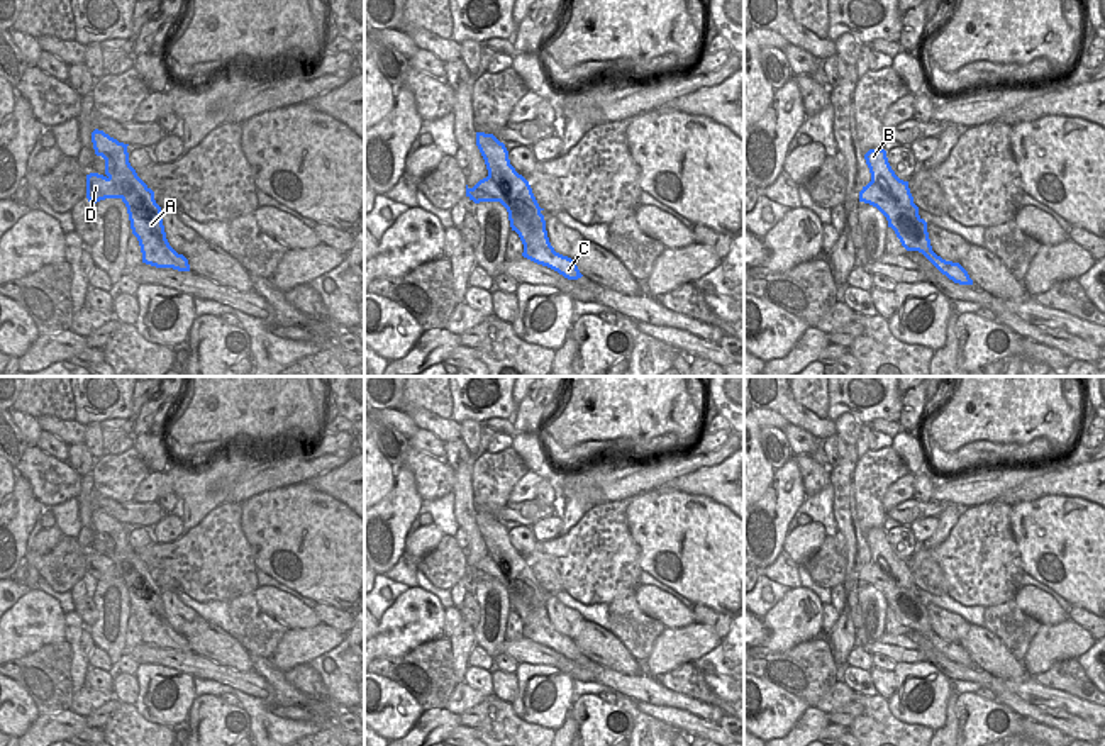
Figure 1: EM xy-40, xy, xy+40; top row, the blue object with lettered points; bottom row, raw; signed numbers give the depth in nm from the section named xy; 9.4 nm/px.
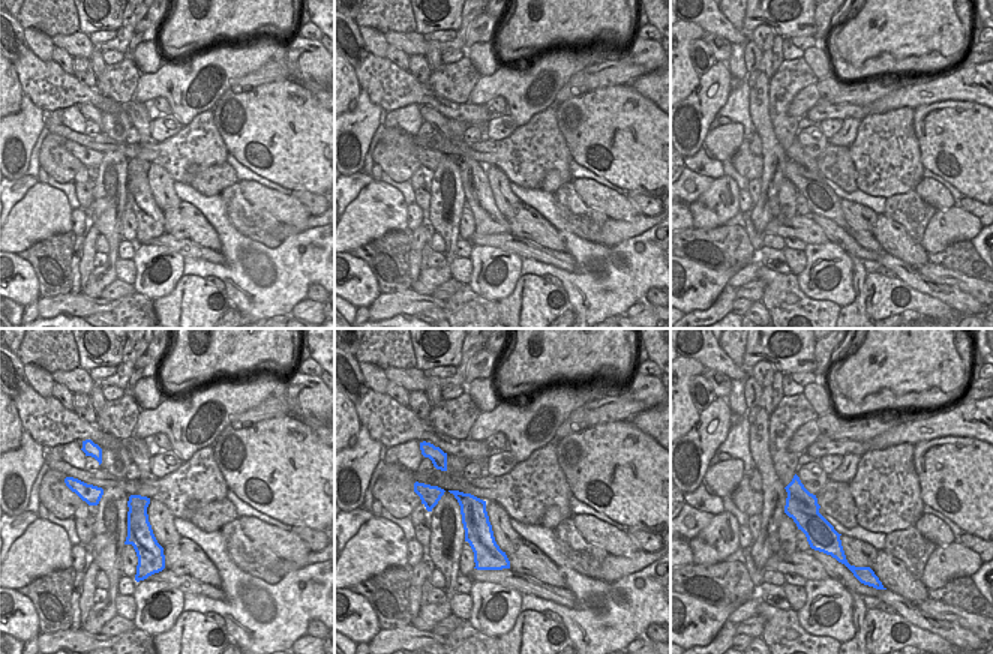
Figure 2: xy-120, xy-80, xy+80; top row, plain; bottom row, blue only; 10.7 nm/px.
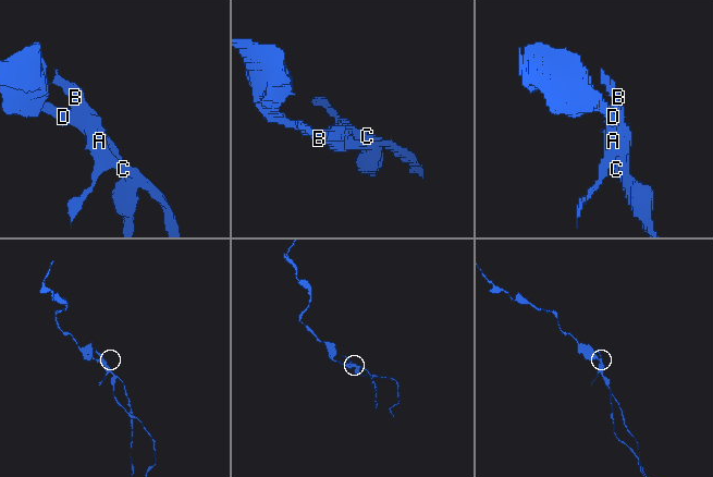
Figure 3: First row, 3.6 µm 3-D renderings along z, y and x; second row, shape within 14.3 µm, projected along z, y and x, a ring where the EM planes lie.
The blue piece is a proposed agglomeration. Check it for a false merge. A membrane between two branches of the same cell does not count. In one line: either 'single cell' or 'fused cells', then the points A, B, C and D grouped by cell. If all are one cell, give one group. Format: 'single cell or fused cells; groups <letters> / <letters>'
fused cells; groups A B C / D

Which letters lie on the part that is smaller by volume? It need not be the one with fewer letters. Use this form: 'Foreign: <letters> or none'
Foreign: A, B, C

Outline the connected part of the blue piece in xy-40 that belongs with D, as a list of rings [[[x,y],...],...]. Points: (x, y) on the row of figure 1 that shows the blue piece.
[[[98,173],[86,175],[86,198],[93,205],[105,198],[120,198],[129,210],[129,203],[124,197],[124,192],[115,185],[112,178],[107,178]]]

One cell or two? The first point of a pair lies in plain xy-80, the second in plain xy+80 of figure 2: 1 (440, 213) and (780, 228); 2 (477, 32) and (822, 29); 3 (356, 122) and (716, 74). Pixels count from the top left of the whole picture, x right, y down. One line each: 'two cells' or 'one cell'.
1: two cells
2: one cell
3: one cell

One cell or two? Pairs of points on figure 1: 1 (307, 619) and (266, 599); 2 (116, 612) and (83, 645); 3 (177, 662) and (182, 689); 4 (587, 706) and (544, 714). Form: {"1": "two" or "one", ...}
{"1": "one", "2": "two", "3": "two", "4": "two"}

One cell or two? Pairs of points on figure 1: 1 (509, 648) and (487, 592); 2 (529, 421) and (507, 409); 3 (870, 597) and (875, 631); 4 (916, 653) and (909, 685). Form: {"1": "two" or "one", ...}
{"1": "two", "2": "two", "3": "one", "4": "two"}

